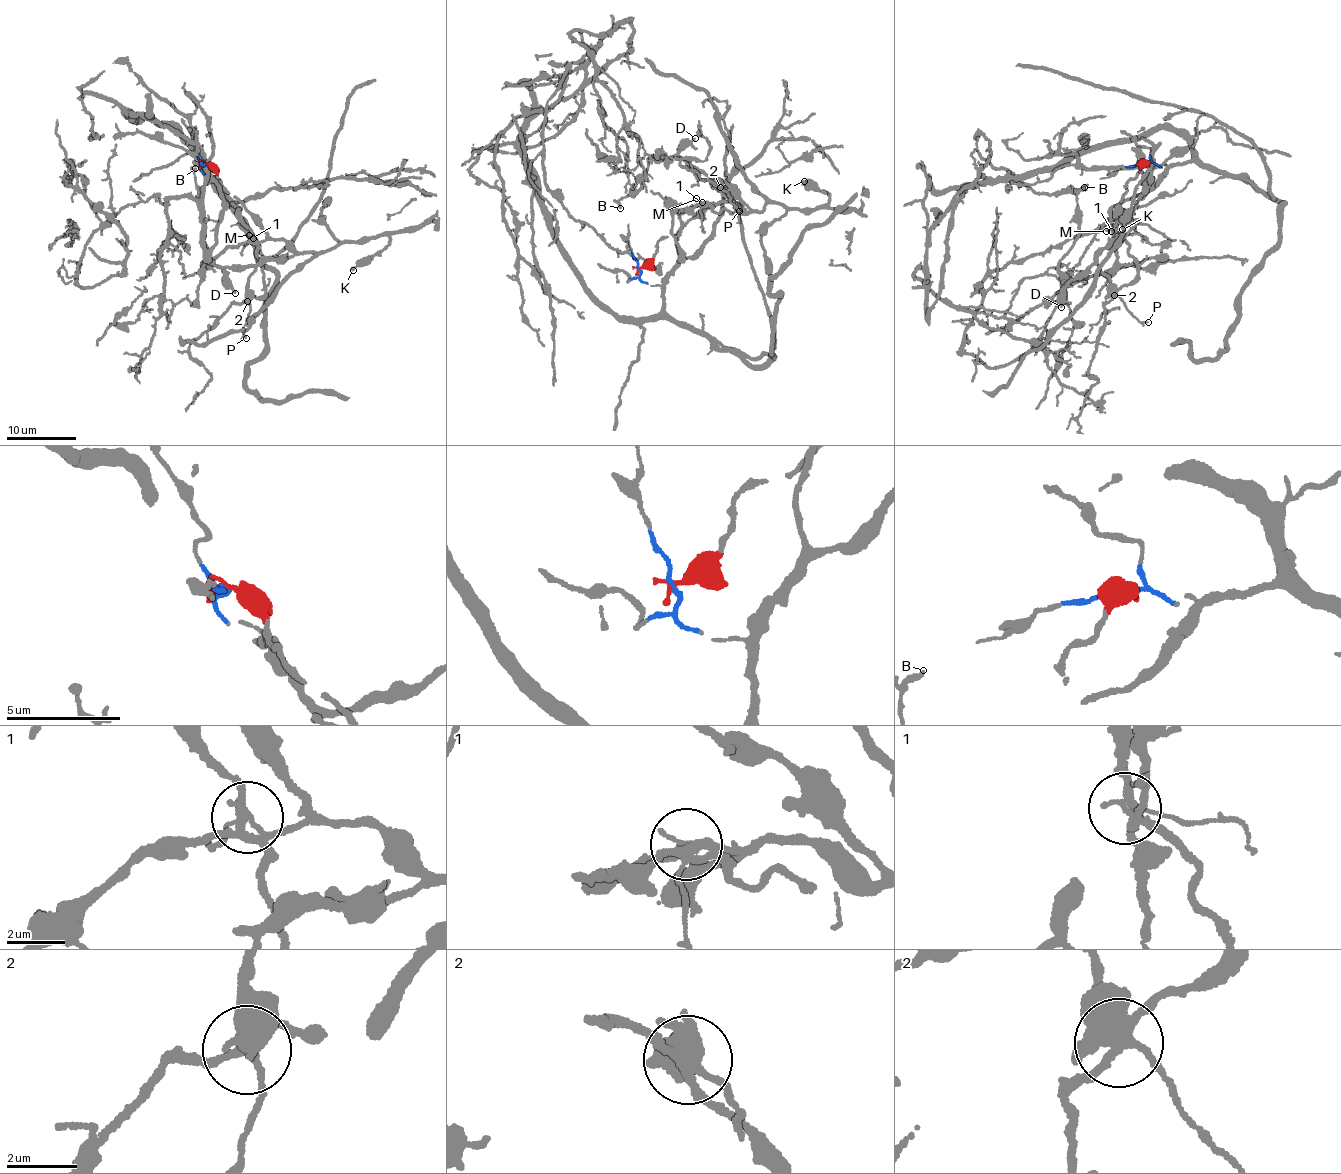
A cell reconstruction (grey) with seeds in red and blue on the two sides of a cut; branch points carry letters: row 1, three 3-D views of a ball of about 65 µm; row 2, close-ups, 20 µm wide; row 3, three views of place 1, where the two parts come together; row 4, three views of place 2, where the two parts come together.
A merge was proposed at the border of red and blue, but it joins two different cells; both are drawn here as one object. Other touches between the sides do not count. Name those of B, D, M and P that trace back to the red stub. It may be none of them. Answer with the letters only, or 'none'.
B, D, M, P

